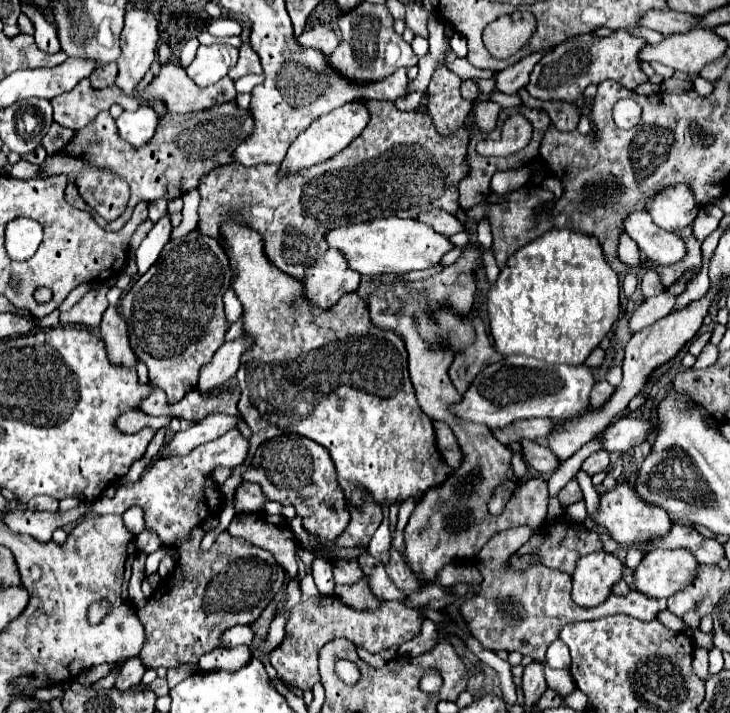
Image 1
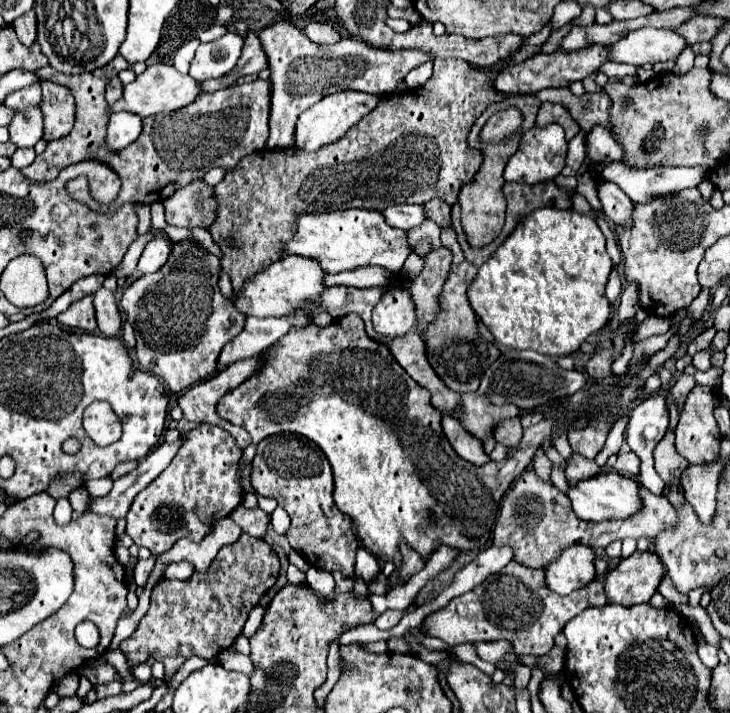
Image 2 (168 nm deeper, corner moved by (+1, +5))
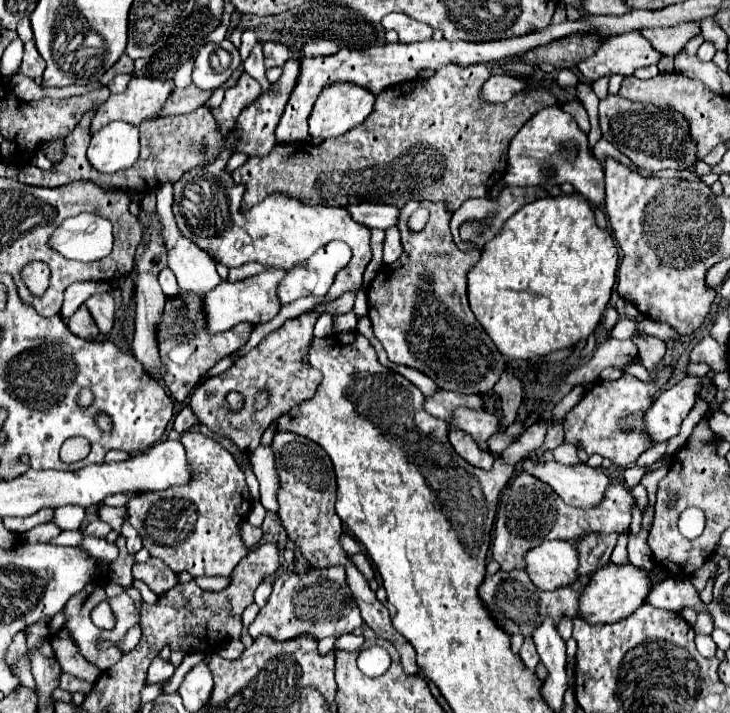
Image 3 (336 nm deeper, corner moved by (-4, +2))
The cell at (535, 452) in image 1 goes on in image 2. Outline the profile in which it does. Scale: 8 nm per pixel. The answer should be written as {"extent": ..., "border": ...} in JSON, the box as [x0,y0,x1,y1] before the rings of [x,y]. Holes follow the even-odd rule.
{"extent":[493,421,523,449],"border":[[[501,421],[501,425],[497,425],[497,429],[493,431],[493,437],[497,439],[497,443],[503,443],[509,449],[517,447],[523,437],[521,421]]]}

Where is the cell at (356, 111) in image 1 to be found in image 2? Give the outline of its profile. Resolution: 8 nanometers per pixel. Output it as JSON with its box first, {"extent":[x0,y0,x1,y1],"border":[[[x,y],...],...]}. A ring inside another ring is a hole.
{"extent":[295,91,380,151],"border":[[[343,91],[335,95],[323,97],[319,103],[309,107],[305,113],[299,115],[297,129],[295,129],[295,145],[303,151],[317,151],[337,139],[341,139],[353,125],[357,125],[369,111],[375,109],[380,97],[369,95],[369,93],[359,93],[359,91]]]}

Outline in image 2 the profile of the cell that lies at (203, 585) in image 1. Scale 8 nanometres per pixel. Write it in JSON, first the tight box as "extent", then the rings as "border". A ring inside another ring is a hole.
{"extent":[119,535,279,681],"border":[[[241,535],[233,543],[233,555],[217,555],[207,571],[203,573],[195,571],[185,581],[161,579],[151,591],[149,611],[139,621],[135,633],[129,639],[125,639],[119,645],[119,649],[127,655],[131,665],[145,663],[149,657],[161,661],[165,665],[165,681],[169,681],[169,677],[173,677],[191,655],[211,659],[217,657],[221,651],[229,649],[237,639],[237,635],[241,633],[241,627],[247,621],[249,611],[275,585],[277,575],[279,575],[279,559],[273,547],[263,539]]]}

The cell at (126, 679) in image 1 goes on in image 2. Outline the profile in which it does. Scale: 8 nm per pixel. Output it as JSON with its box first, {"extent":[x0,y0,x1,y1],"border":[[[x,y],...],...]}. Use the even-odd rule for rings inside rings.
{"extent":[79,663,119,685],"border":[[[107,663],[107,665],[101,665],[101,667],[97,667],[97,669],[81,667],[79,673],[87,675],[89,681],[91,681],[93,685],[99,685],[99,683],[111,683],[111,681],[115,681],[115,677],[119,675],[119,671],[117,671],[113,665],[109,665],[109,663]]]}

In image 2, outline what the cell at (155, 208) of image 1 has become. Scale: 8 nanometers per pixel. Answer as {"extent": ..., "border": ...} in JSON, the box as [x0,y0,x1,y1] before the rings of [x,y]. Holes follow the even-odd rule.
{"extent":[190,228,221,257],"border":[[[192,228],[190,229],[193,236],[202,244],[204,244],[205,248],[213,253],[214,255],[217,255],[217,257],[221,257],[221,250],[218,245],[215,244],[215,242],[212,239],[212,236],[210,233],[204,229],[204,228]]]}

